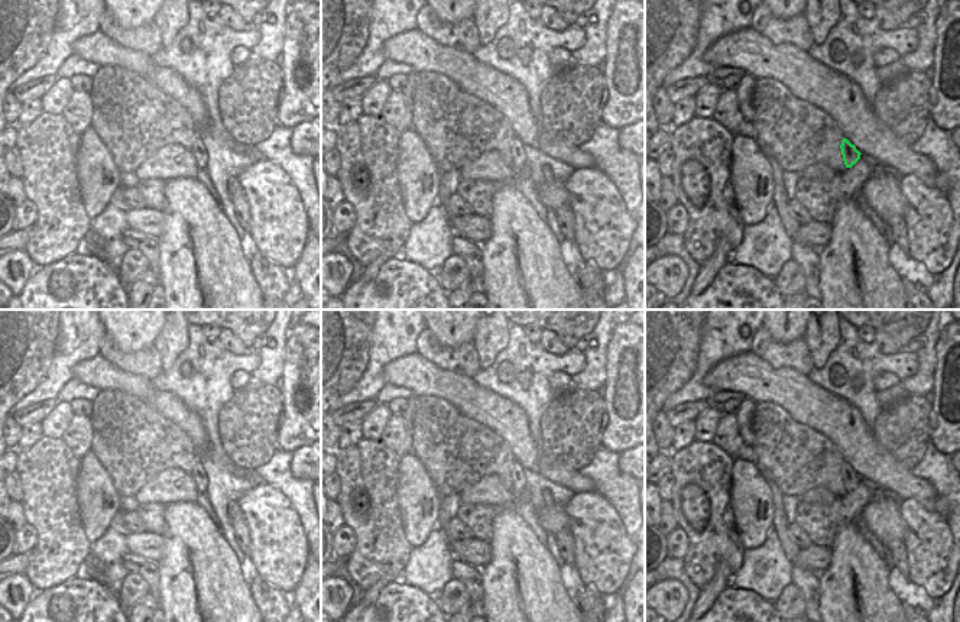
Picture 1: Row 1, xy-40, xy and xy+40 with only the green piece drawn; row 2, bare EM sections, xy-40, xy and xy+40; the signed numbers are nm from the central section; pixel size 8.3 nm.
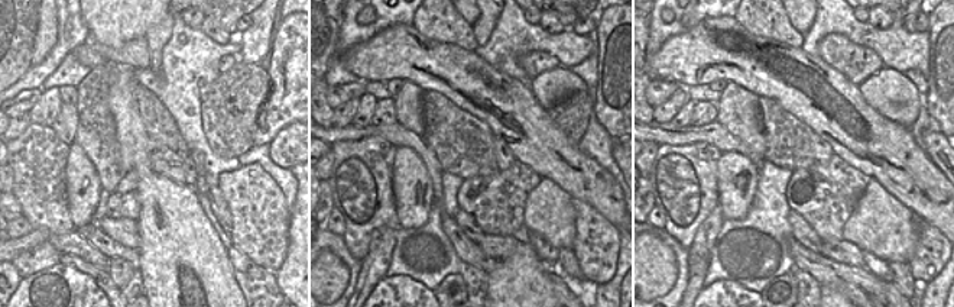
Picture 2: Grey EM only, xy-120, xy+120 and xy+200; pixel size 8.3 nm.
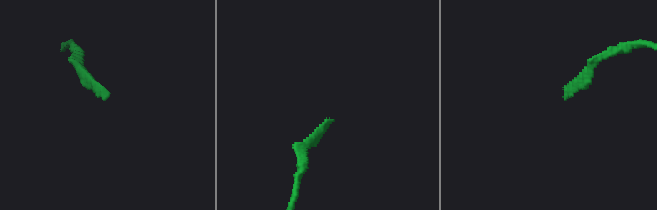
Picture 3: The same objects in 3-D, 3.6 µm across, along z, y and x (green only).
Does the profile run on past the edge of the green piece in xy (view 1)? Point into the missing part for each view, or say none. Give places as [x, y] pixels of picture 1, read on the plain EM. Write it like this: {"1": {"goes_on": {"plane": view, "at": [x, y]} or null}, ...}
{"1": {"goes_on": null}}

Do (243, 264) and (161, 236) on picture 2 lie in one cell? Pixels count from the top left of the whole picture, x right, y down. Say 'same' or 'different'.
different

